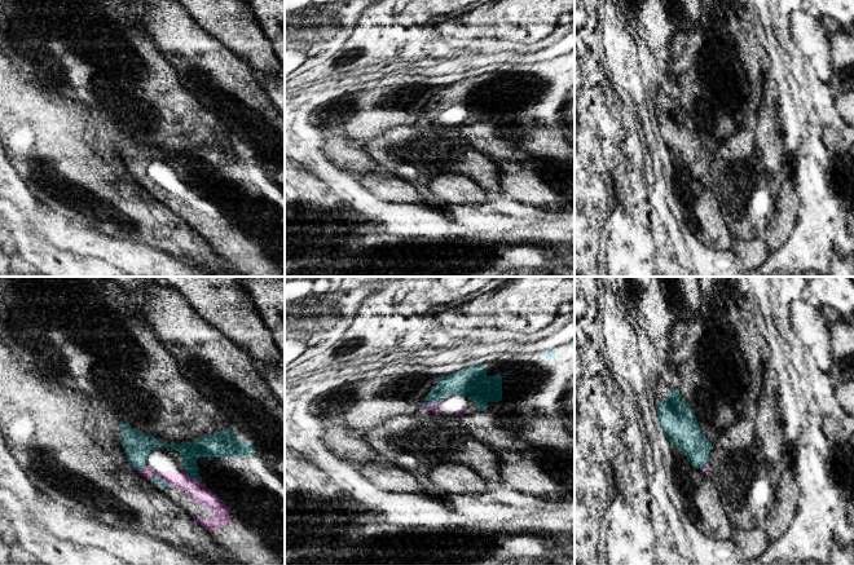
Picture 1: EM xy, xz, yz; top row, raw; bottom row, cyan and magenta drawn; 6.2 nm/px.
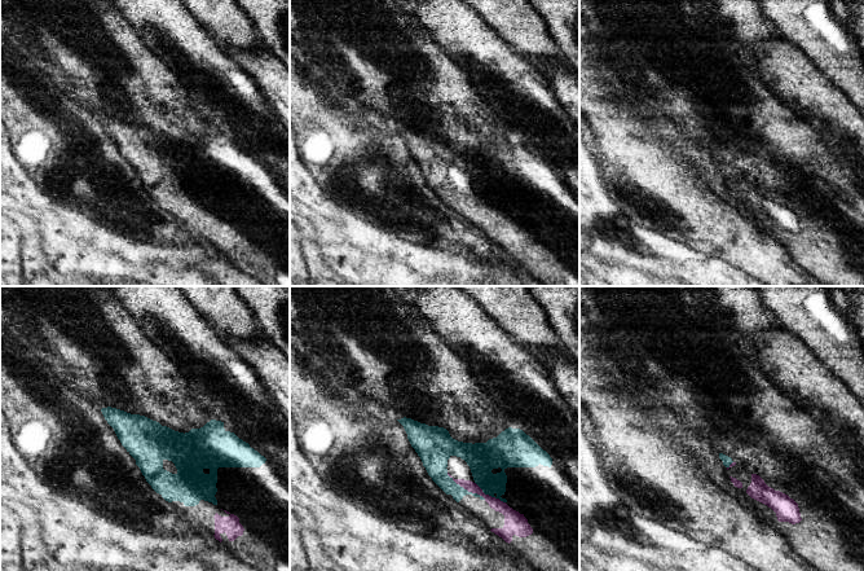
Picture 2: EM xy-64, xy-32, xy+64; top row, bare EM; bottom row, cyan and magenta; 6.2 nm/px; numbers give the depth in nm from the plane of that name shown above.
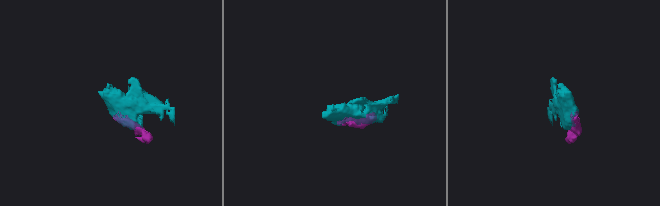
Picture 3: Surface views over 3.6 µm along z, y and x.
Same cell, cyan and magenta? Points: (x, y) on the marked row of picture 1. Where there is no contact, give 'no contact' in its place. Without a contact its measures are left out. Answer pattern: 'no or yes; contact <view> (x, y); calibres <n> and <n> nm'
yes; contact xz (435, 401); calibres 180 and 60 nm

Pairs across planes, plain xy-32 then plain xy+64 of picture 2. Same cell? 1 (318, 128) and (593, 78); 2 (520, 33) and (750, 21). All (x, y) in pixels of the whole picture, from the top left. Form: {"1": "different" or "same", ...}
{"1": "same", "2": "different"}

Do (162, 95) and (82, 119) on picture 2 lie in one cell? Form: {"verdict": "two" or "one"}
{"verdict": "two"}

